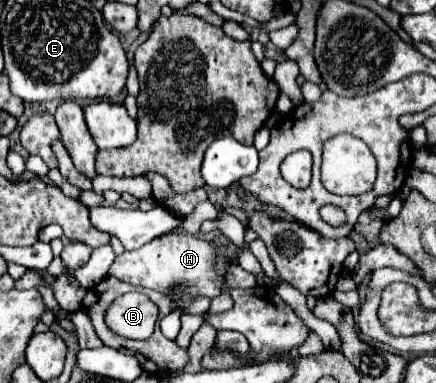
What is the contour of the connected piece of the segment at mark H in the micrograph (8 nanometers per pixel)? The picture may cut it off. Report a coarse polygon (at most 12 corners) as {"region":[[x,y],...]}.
{"region":[[165,234],[119,254],[127,284],[215,298],[225,282],[213,244]]}

